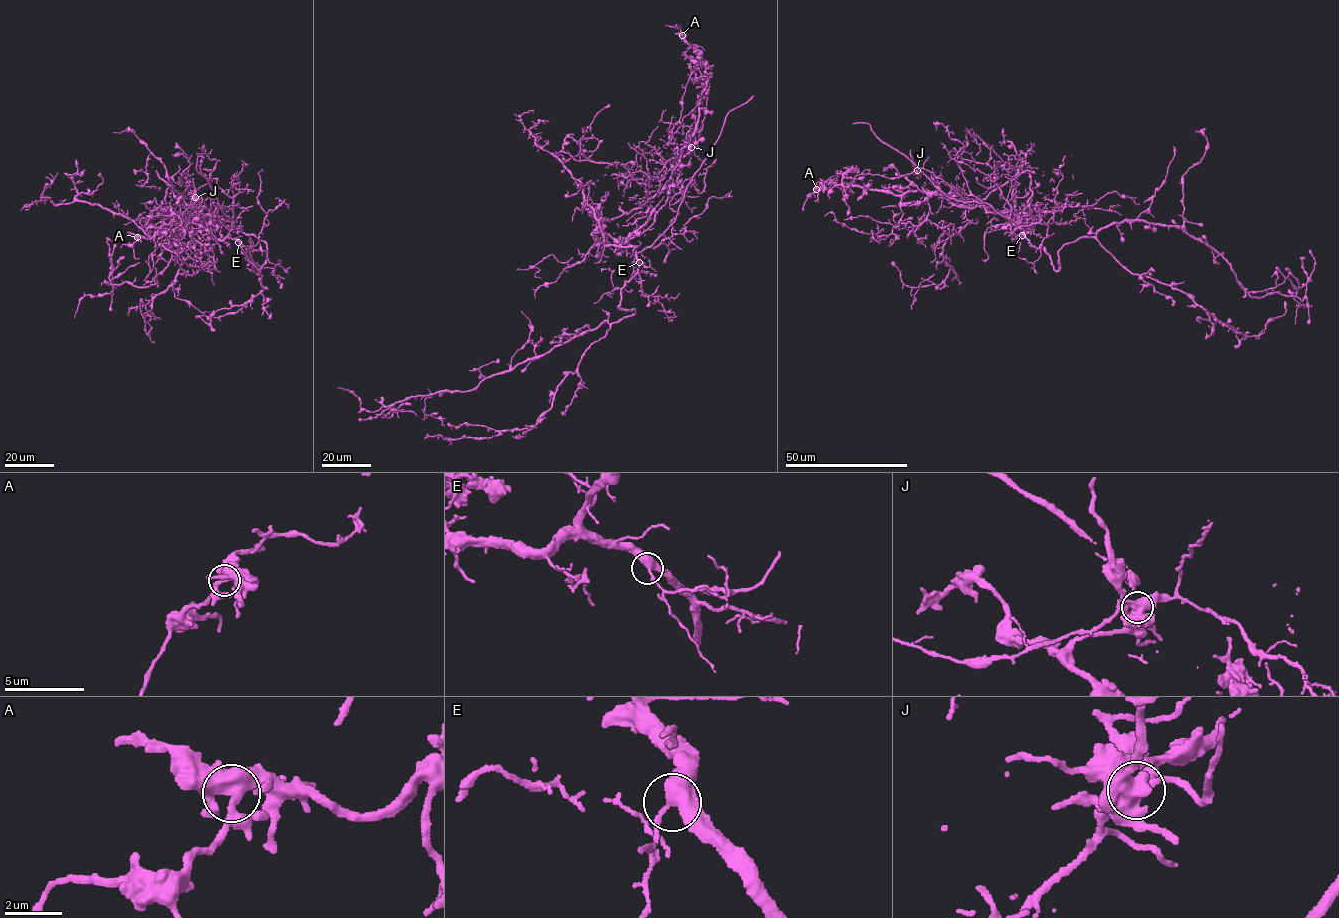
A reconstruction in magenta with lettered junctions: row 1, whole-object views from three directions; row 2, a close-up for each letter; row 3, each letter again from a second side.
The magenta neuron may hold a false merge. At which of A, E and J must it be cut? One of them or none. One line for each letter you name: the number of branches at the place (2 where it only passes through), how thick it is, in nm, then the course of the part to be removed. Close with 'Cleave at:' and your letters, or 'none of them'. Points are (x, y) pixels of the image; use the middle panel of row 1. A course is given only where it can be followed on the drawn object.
J: Branches: 3. Thickness 480 nm. Course of the part to remove: (691, 147), (691, 139), (671, 179), (641, 208), (600, 220), (591, 254), (611, 271), (614, 288)
Cleave at: J

